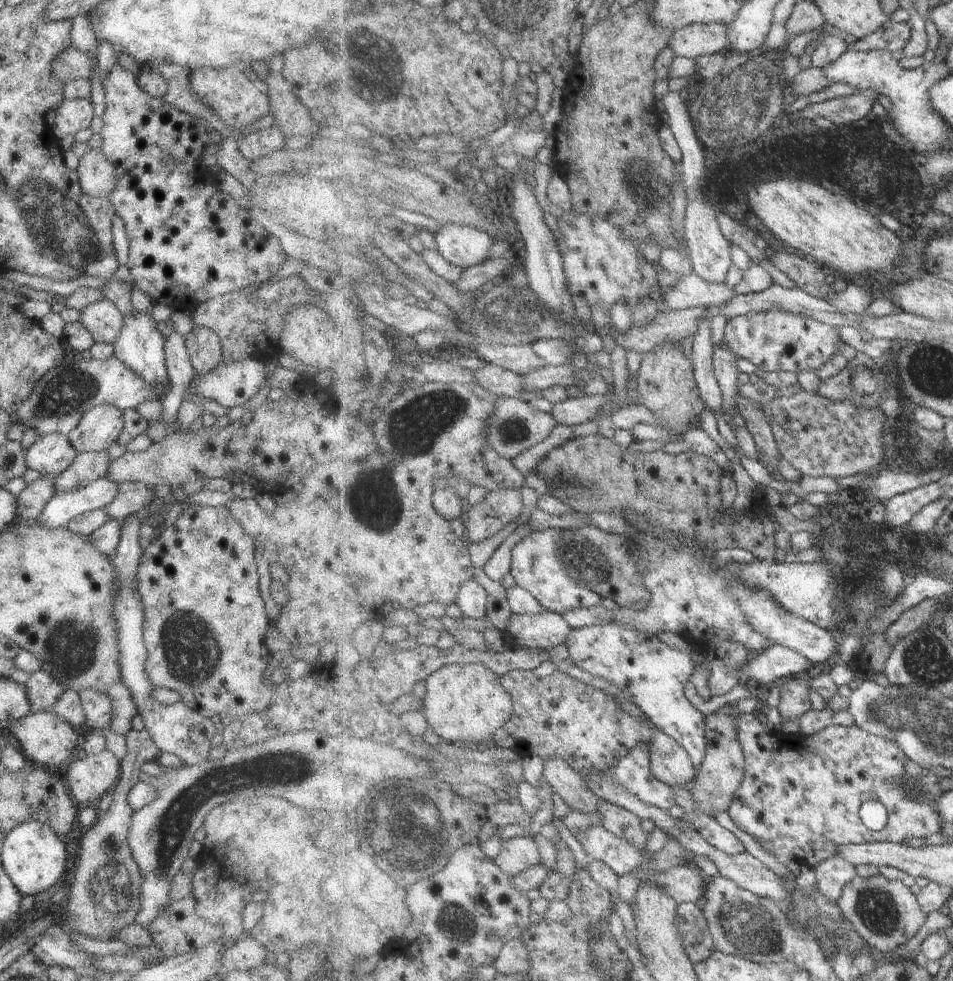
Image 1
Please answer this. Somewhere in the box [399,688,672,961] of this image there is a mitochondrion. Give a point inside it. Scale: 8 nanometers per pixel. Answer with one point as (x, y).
(457, 923)

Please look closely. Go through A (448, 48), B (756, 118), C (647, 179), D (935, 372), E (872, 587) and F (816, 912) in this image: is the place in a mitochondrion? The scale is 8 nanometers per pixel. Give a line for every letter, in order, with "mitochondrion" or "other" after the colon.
A: other
B: mitochondrion
C: mitochondrion
D: mitochondrion
E: mitochondrion
F: mitochondrion

